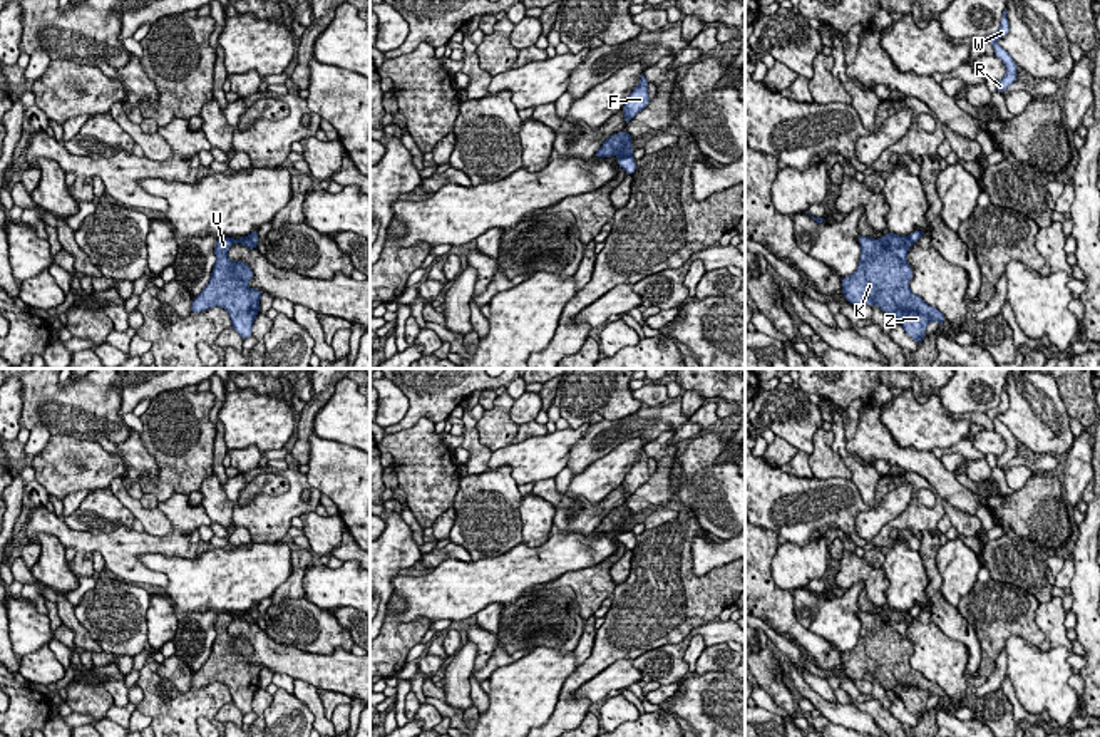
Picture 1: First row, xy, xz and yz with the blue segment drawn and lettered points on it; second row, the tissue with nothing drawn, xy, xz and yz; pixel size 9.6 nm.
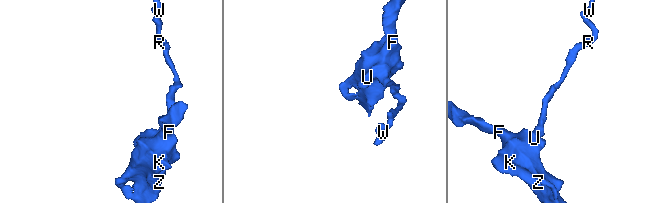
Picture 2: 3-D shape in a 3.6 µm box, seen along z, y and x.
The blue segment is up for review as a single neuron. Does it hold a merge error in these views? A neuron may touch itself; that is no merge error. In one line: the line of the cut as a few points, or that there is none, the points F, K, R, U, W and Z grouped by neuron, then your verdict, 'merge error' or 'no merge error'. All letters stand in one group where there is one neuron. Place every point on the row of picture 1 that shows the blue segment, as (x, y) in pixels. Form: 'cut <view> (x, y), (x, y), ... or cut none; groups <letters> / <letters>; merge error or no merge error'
cut xz (632, 154), (620, 159); groups F K U Z / R W; merge error

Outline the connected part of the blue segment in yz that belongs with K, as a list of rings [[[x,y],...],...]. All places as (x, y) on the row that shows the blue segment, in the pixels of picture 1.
[[[889,231],[879,240],[859,236],[857,241],[862,250],[859,266],[842,278],[846,300],[852,305],[877,305],[921,345],[928,325],[931,322],[943,325],[946,317],[909,288],[912,268],[906,255],[912,246],[911,238]]]

